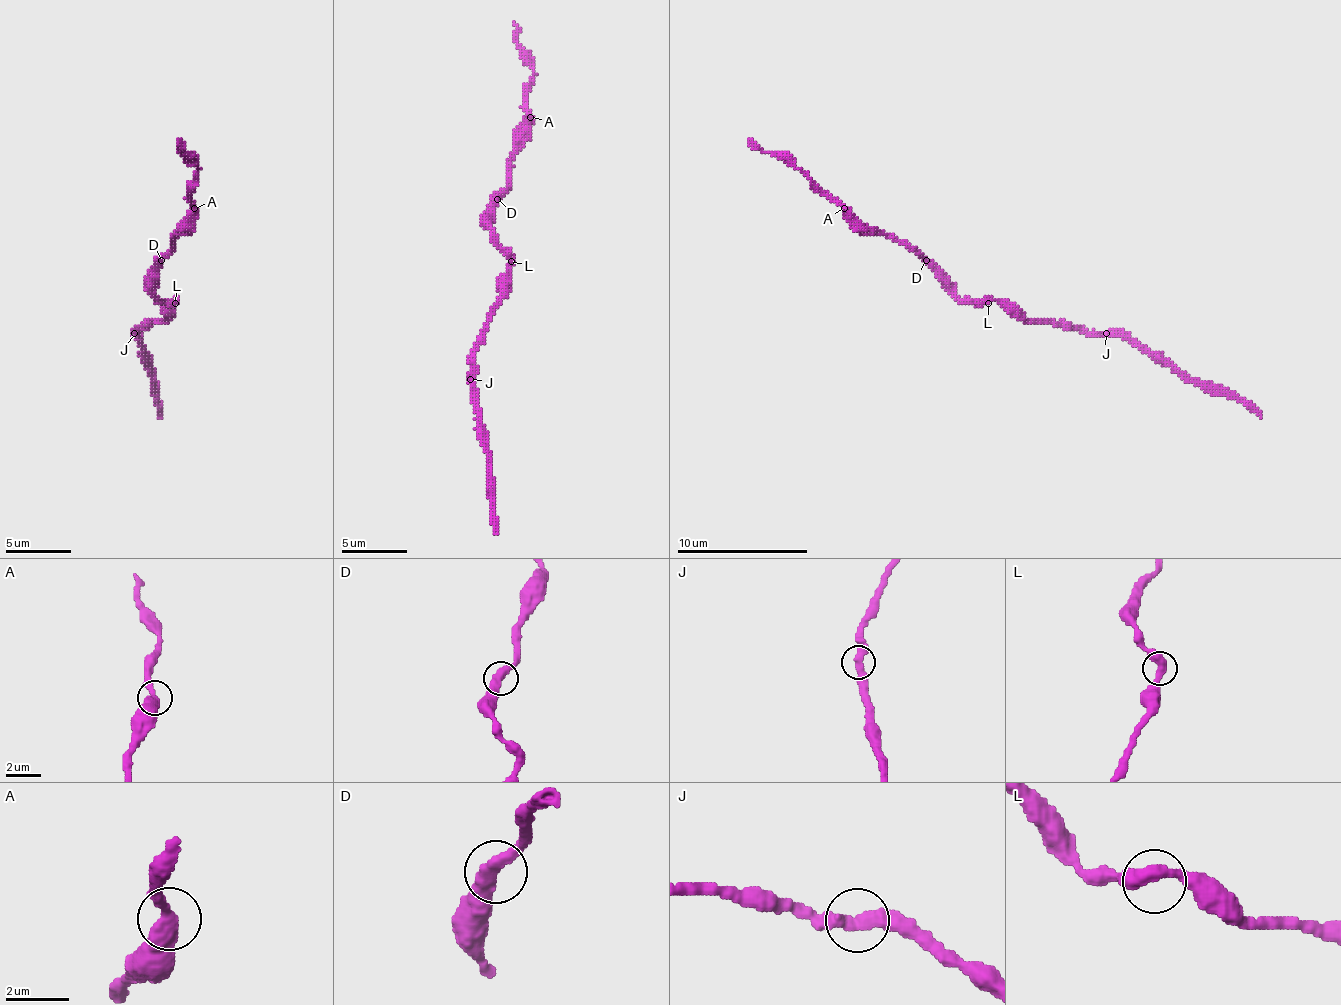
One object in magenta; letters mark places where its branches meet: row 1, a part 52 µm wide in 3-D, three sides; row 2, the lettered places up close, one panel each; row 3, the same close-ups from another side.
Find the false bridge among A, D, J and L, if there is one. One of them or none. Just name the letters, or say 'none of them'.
none of them

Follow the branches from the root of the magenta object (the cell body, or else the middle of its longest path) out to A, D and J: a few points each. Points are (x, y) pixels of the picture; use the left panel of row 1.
A: (175, 300), (158, 300), (155, 297), (155, 267), (171, 251), (178, 224), (194, 208)
D: (175, 300), (158, 300), (155, 297), (155, 267), (161, 260)
J: (175, 300), (175, 306), (161, 320), (155, 320), (135, 333)

